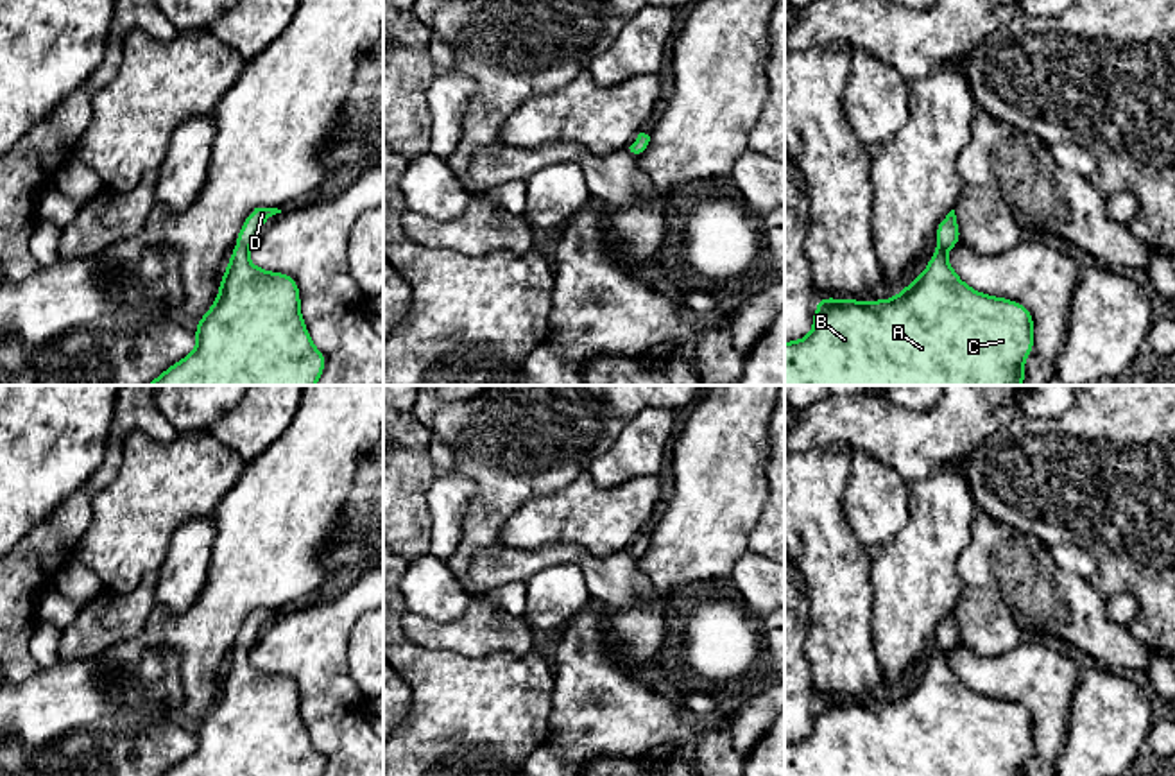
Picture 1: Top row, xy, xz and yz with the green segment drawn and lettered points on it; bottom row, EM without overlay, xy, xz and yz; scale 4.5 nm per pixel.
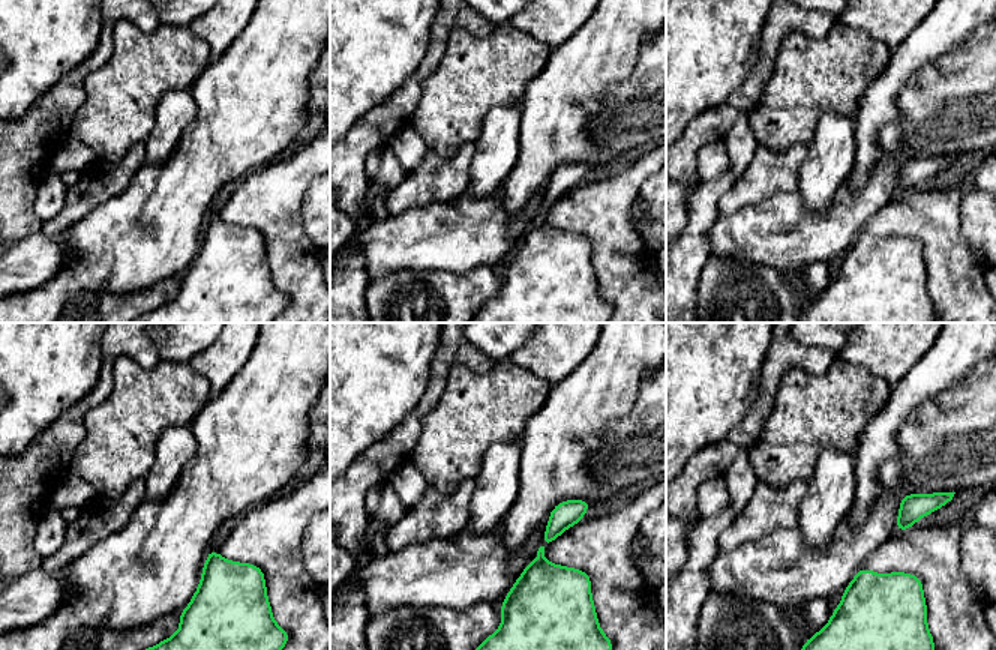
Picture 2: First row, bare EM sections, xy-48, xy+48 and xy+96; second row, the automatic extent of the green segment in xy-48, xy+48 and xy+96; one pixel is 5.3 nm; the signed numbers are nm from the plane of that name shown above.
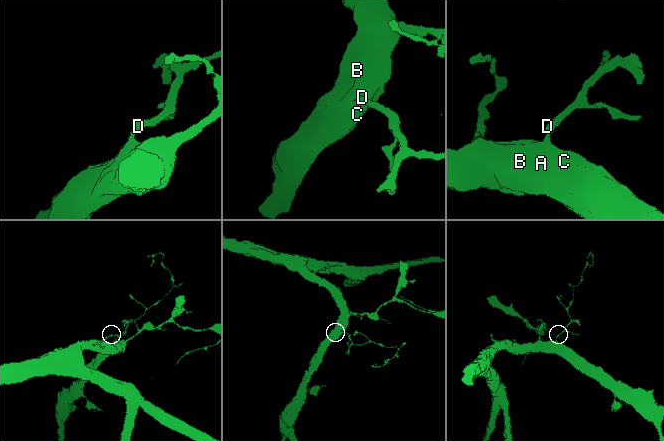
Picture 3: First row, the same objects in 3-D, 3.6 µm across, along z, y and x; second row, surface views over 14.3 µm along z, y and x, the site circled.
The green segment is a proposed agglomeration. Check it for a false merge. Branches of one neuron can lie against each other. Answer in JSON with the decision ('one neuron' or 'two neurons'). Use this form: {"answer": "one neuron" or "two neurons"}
{"answer": "one neuron"}

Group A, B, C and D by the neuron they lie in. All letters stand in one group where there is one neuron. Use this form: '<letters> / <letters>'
A B C D

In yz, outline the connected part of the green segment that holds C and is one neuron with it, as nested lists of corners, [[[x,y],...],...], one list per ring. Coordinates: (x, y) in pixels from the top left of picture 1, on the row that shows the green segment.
[[[955,210],[940,220],[935,240],[939,249],[924,272],[896,297],[867,303],[820,297],[811,333],[785,342],[785,385],[1023,385],[1023,364],[1033,349],[1030,310],[976,292],[956,276],[946,254],[960,242]]]

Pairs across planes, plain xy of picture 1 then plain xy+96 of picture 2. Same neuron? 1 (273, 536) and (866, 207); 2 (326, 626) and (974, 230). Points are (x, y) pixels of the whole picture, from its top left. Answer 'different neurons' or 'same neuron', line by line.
1: different neurons
2: different neurons

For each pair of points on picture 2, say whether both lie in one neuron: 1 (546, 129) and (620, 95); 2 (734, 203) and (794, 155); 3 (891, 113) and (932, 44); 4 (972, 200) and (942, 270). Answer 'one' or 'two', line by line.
1: two
2: one
3: one
4: two

